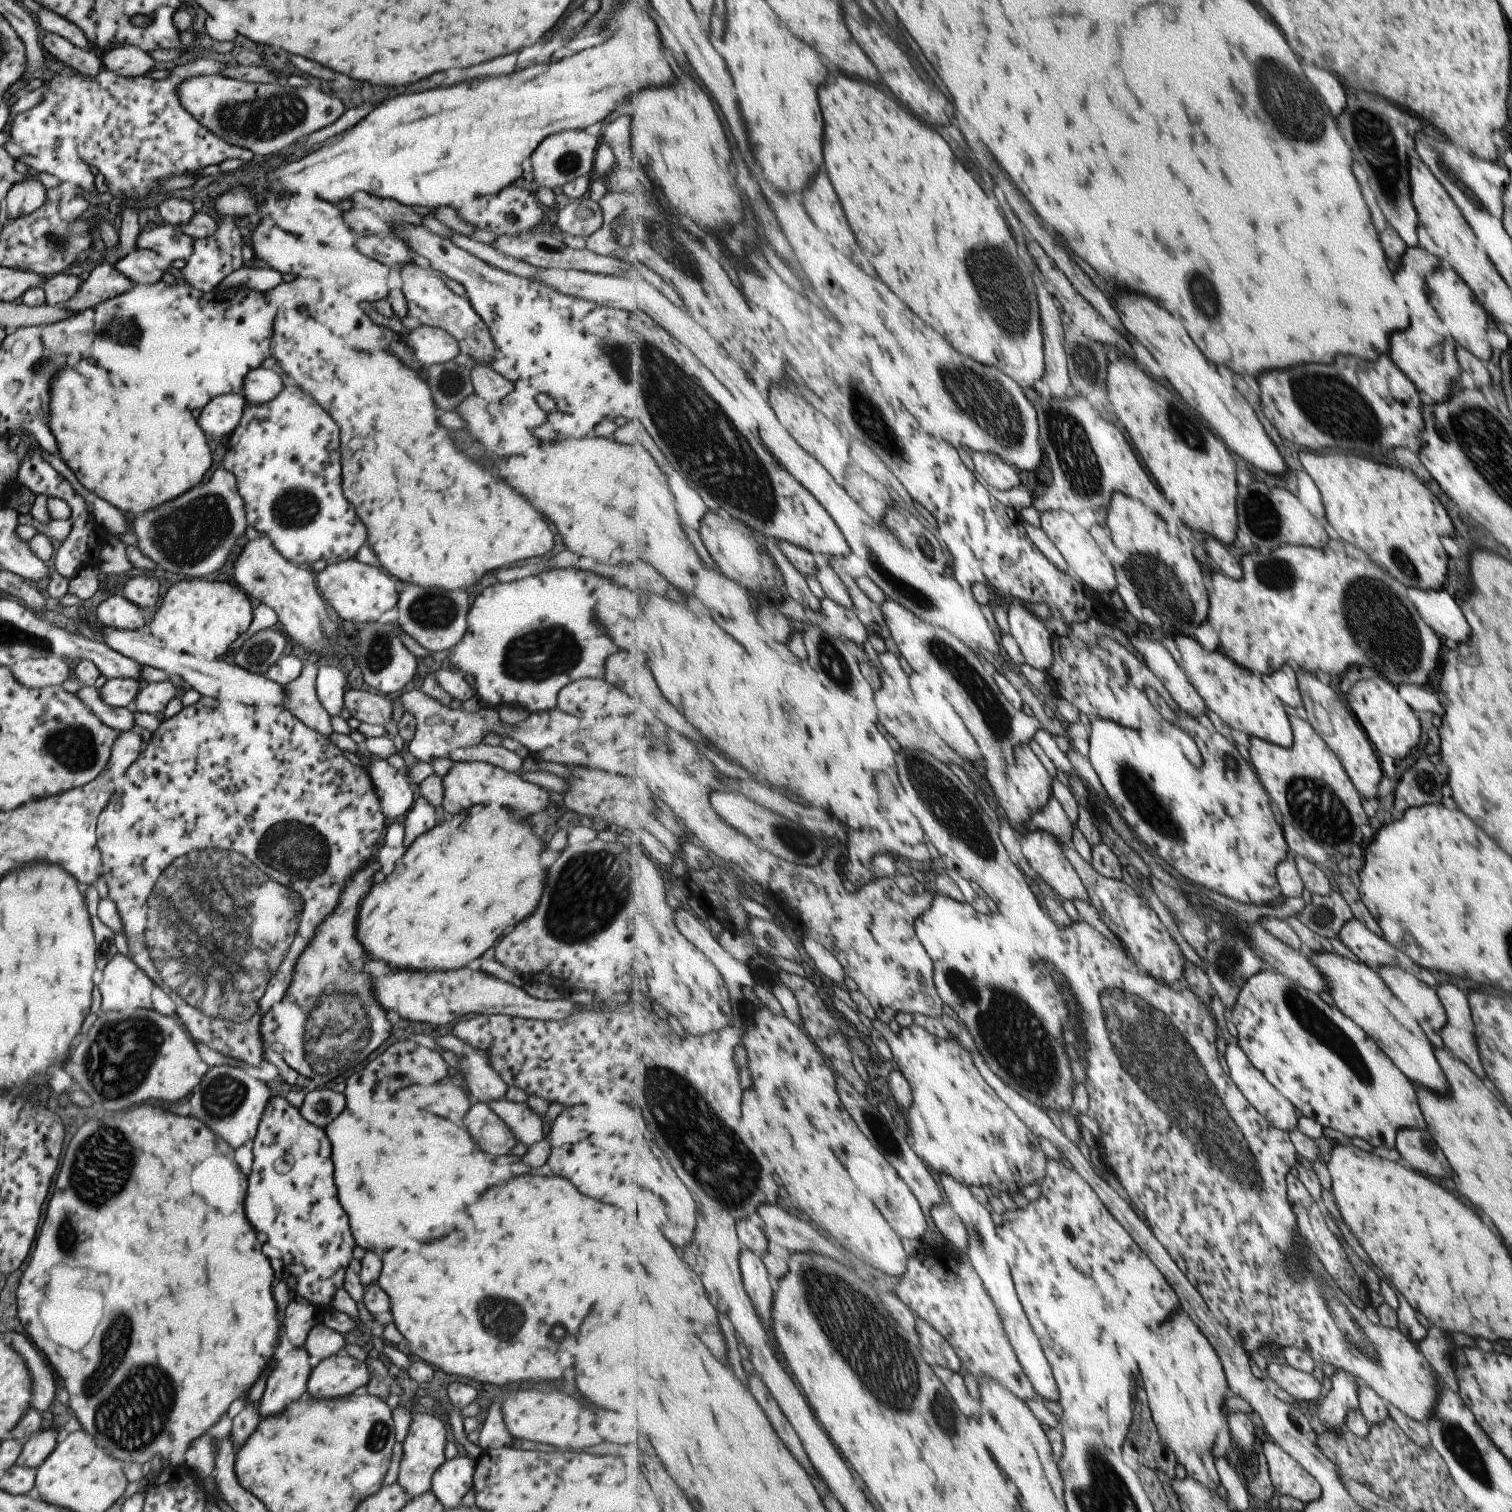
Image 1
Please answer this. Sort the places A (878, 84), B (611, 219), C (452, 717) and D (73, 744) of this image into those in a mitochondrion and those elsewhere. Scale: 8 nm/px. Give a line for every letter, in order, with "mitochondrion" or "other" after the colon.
A: other
B: other
C: other
D: mitochondrion

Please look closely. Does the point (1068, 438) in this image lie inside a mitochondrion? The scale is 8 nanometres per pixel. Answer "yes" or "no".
yes

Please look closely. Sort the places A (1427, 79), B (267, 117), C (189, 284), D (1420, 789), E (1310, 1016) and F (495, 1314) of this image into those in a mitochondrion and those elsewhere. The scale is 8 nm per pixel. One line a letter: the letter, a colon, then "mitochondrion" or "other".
A: other
B: mitochondrion
C: other
D: mitochondrion
E: mitochondrion
F: mitochondrion

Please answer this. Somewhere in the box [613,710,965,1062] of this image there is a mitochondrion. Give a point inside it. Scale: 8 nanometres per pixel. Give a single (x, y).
(797, 842)

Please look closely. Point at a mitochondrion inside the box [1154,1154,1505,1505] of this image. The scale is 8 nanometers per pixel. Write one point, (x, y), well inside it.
(1461, 1446)

